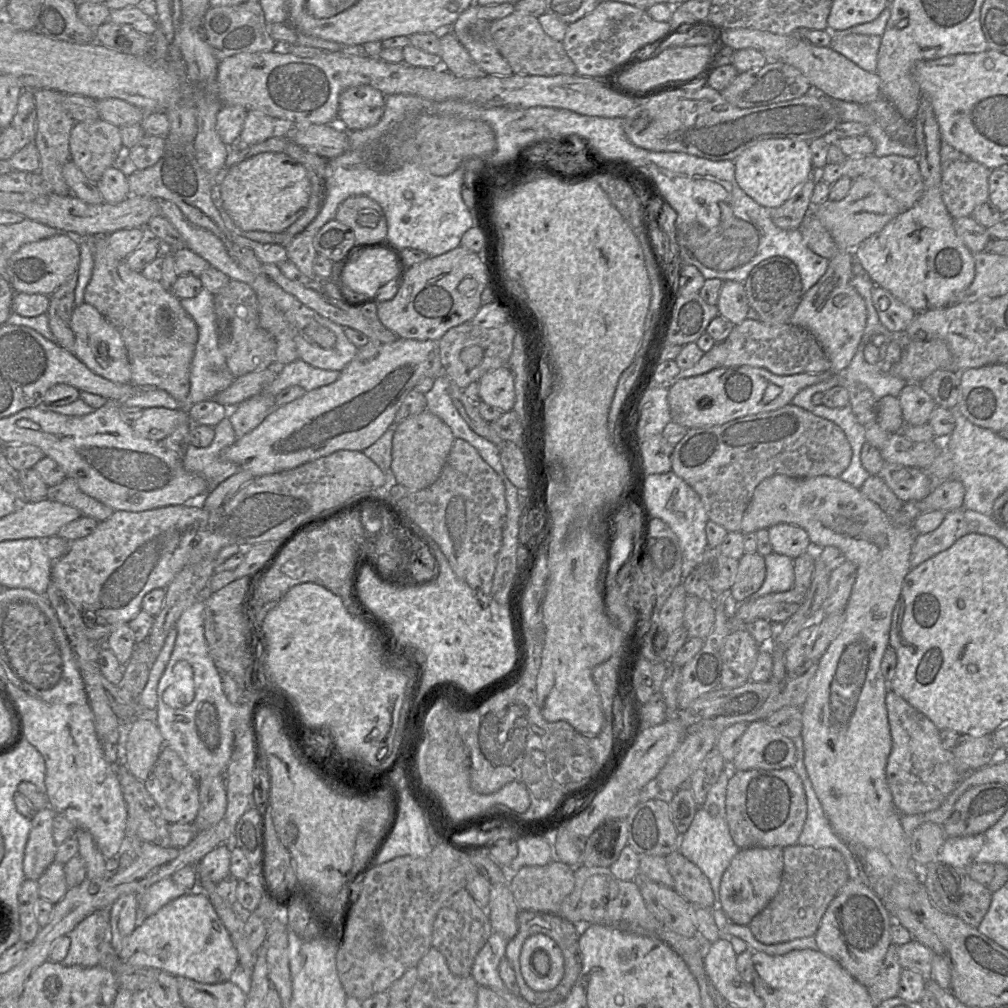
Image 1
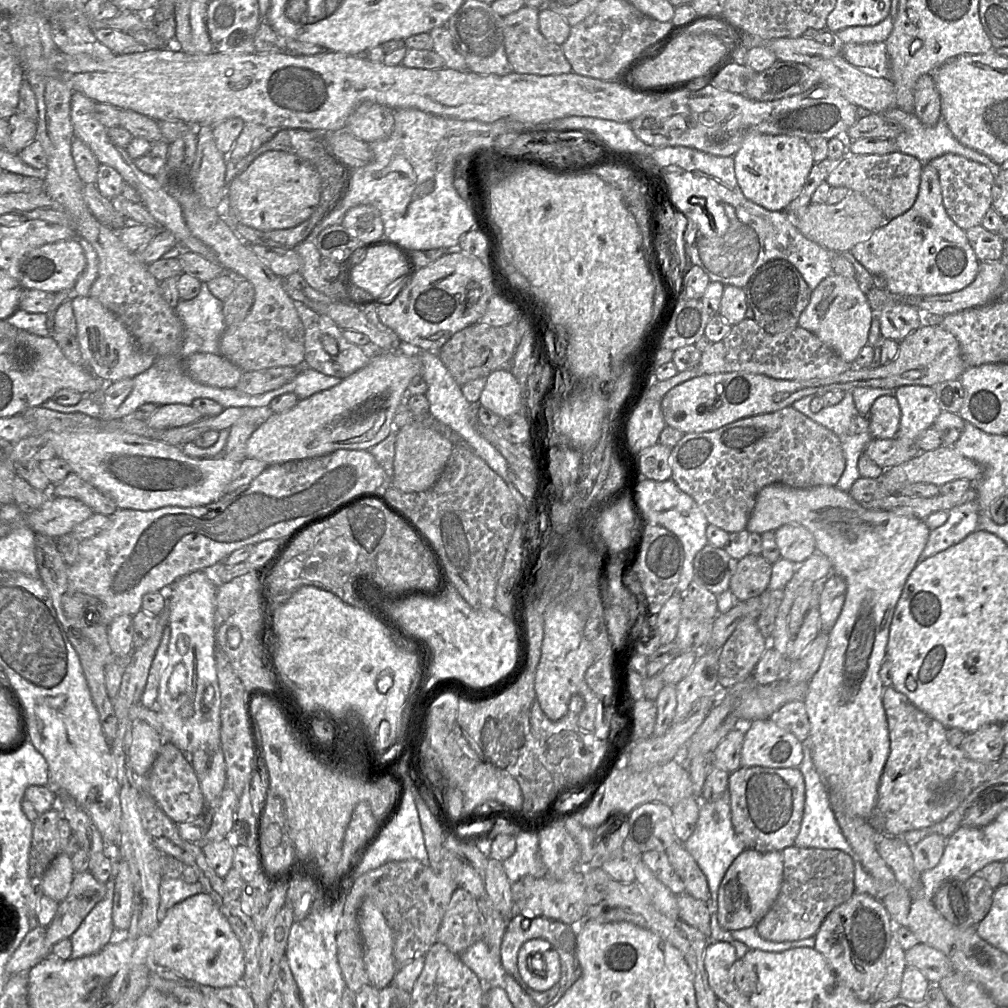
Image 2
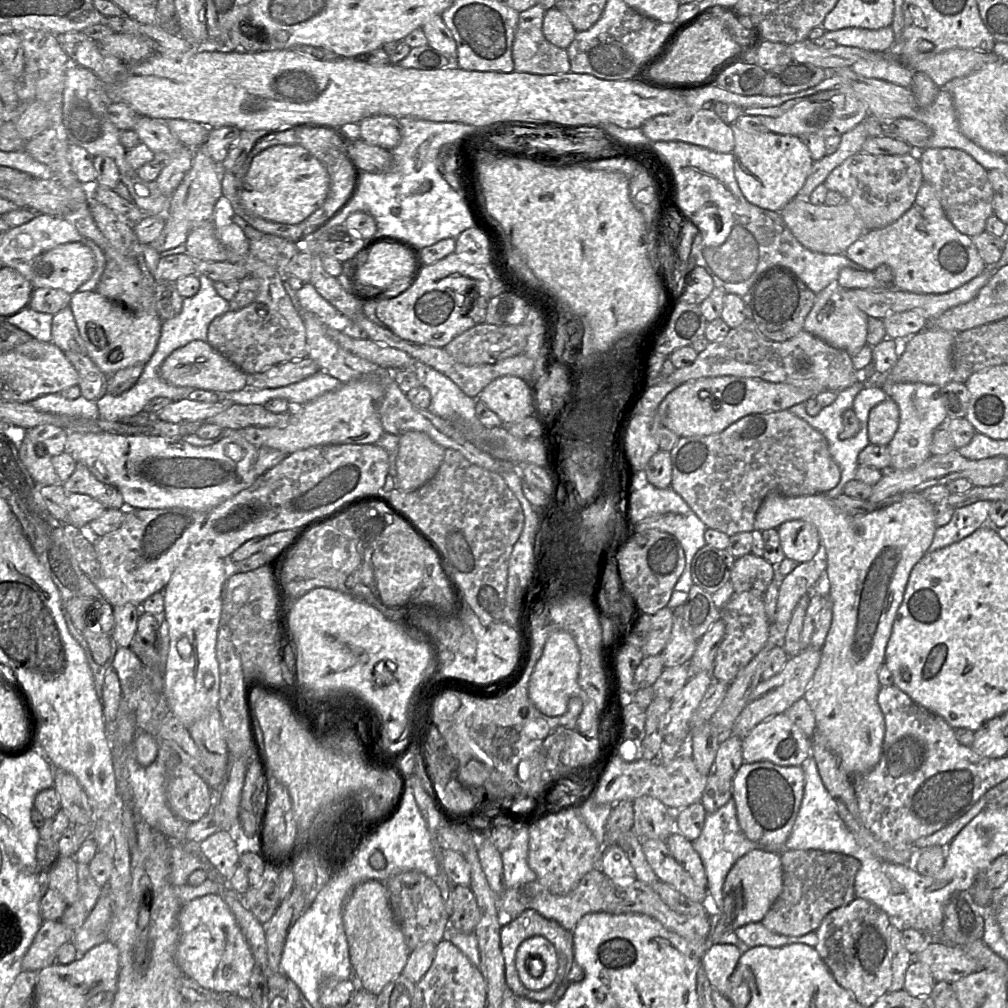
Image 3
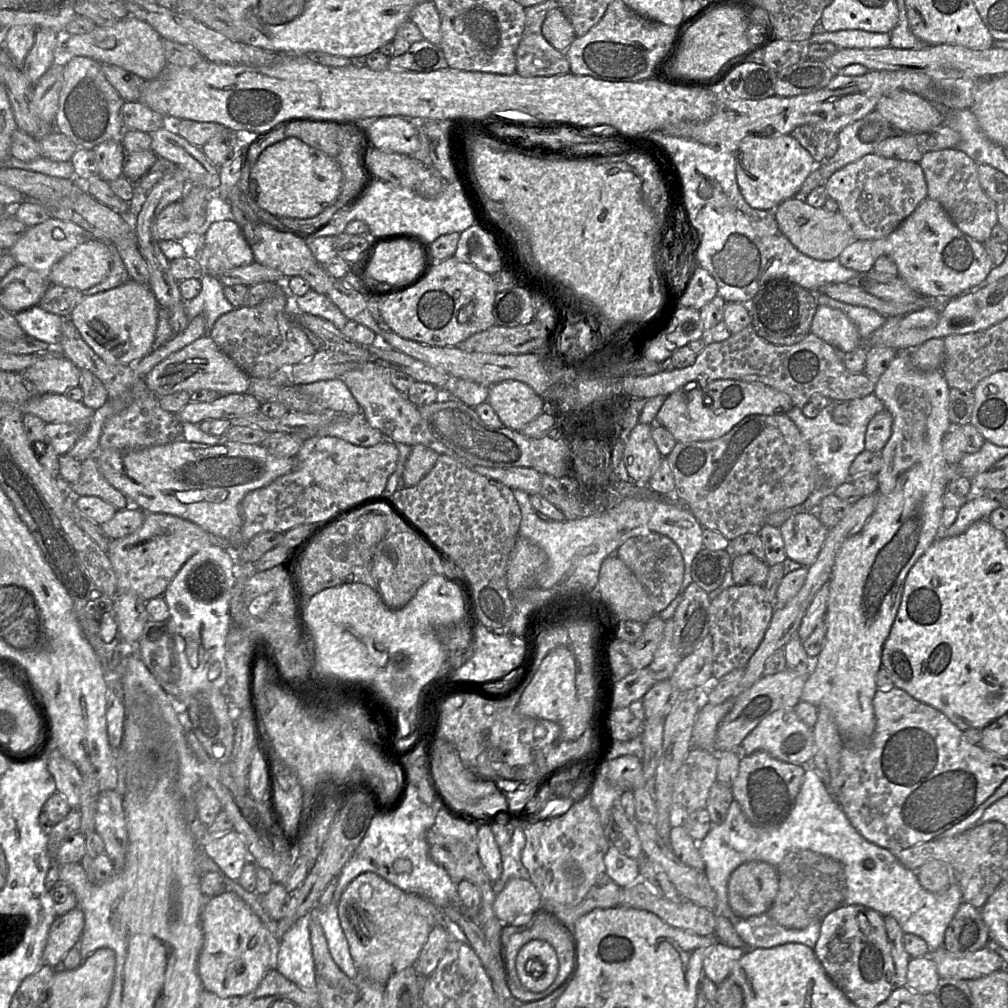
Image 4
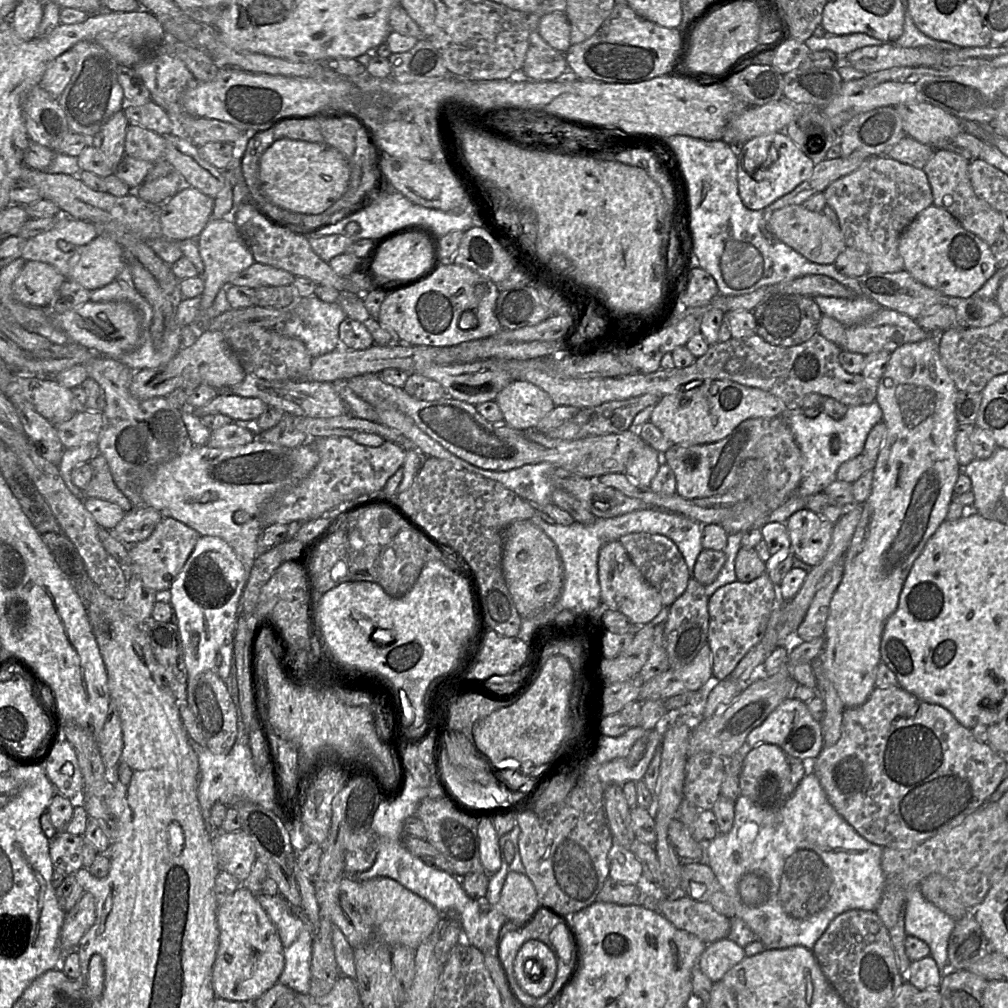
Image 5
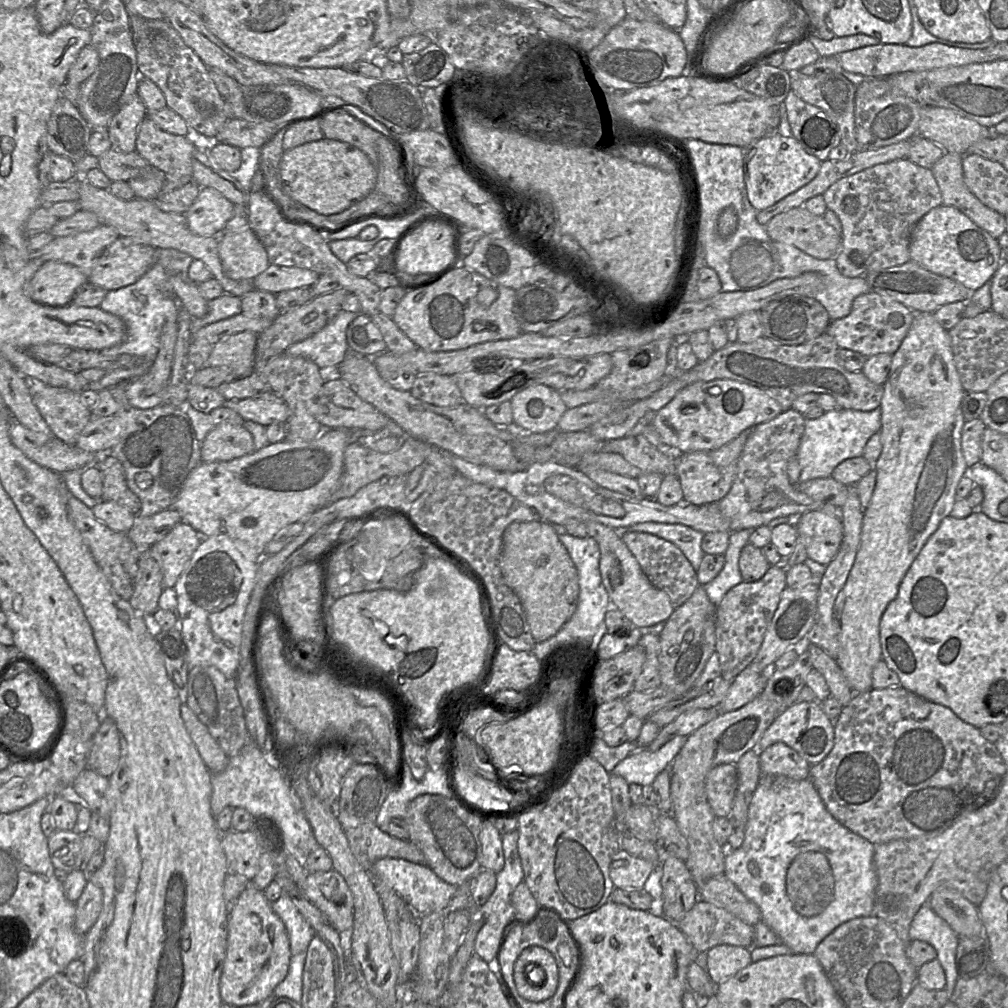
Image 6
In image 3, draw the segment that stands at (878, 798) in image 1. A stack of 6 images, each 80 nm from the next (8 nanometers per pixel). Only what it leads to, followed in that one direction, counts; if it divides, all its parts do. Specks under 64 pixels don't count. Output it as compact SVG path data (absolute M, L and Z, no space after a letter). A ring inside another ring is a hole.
M910 492L904 494L901 500L882 507L866 514L848 515L840 511L834 504L834 498L827 497L824 493L789 497L780 493L769 493L759 507L754 521L755 530L764 531L772 528L778 528L782 523L791 520L805 520L812 523L818 530L821 539L821 555L824 555L827 568L825 571L825 593L833 603L832 623L826 637L824 646L821 649L821 660L816 669L809 686L807 687L804 698L814 712L816 720L816 731L823 734L831 750L840 759L842 767L846 773L851 776L854 774L864 774L872 770L879 762L883 749L885 736L885 719L878 703L878 694L881 688L878 678L878 672L881 665L885 662L886 646L892 633L893 623L897 611L903 601L906 585L913 567L927 553L932 544L937 524L936 524L936 506L929 502L921 492Z

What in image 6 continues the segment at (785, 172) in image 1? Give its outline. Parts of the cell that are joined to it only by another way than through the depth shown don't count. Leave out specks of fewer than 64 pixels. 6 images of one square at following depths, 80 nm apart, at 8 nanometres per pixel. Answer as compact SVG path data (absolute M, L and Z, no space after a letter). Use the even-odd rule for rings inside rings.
M778 129L755 141L745 149L744 181L751 205L757 210L766 209L789 194L808 184L818 174L821 161L805 151L800 142L785 129Z

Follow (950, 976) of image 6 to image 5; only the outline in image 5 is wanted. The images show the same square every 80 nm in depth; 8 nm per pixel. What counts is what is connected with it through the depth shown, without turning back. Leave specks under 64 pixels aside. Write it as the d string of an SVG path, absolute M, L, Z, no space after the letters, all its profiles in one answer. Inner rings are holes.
M920 888L910 890L905 904L905 933L927 943L930 957L935 960L942 974L955 971L950 967L947 955L948 940L955 922L925 899Z

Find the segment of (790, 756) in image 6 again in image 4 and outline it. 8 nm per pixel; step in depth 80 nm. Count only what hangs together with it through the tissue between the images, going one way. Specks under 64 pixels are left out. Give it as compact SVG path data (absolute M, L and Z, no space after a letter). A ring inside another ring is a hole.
M756 751L741 757L731 791L743 814L753 825L775 828L786 820L793 809L804 775L805 770L800 765L778 760L765 751Z

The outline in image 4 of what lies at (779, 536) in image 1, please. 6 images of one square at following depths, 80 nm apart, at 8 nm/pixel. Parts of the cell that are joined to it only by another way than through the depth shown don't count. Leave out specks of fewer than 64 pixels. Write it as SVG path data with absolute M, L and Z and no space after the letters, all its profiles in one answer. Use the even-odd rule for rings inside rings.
M800 511L779 526L788 558L811 566L817 559L829 529L812 511Z

